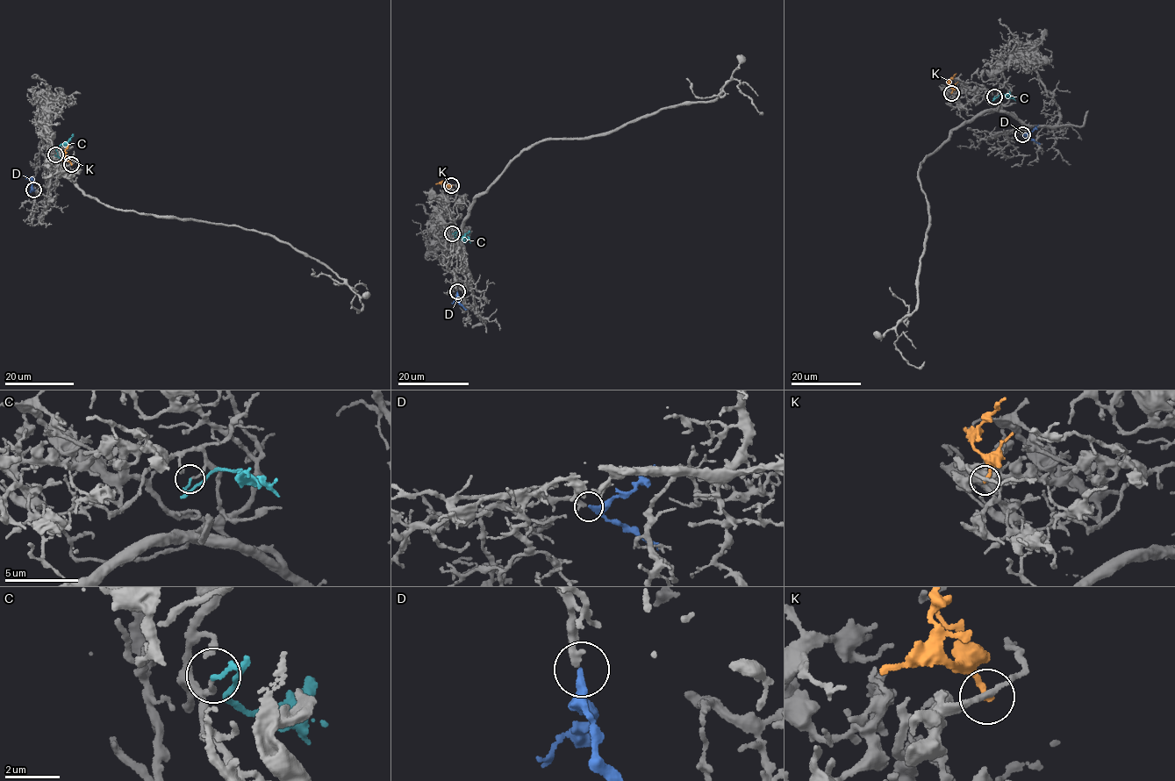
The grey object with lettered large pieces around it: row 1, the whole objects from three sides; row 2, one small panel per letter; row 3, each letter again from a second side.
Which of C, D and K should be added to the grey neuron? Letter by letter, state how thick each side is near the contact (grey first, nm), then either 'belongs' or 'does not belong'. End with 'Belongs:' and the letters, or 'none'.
C: 140/150 nm | does not belong
D: 200/320 nm | belongs
K: 200/200 nm | does not belong
Belongs: D

